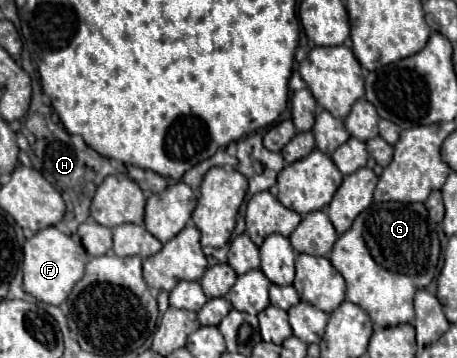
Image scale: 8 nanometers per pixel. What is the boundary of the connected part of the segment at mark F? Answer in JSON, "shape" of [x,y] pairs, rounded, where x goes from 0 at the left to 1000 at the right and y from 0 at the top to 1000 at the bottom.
{"shape":[[[123,634],[88,640],[53,679],[53,813],[74,824],[83,841],[131,852],[144,841],[166,785],[184,768],[188,729],[193,718],[162,662],[136,651]]]}

